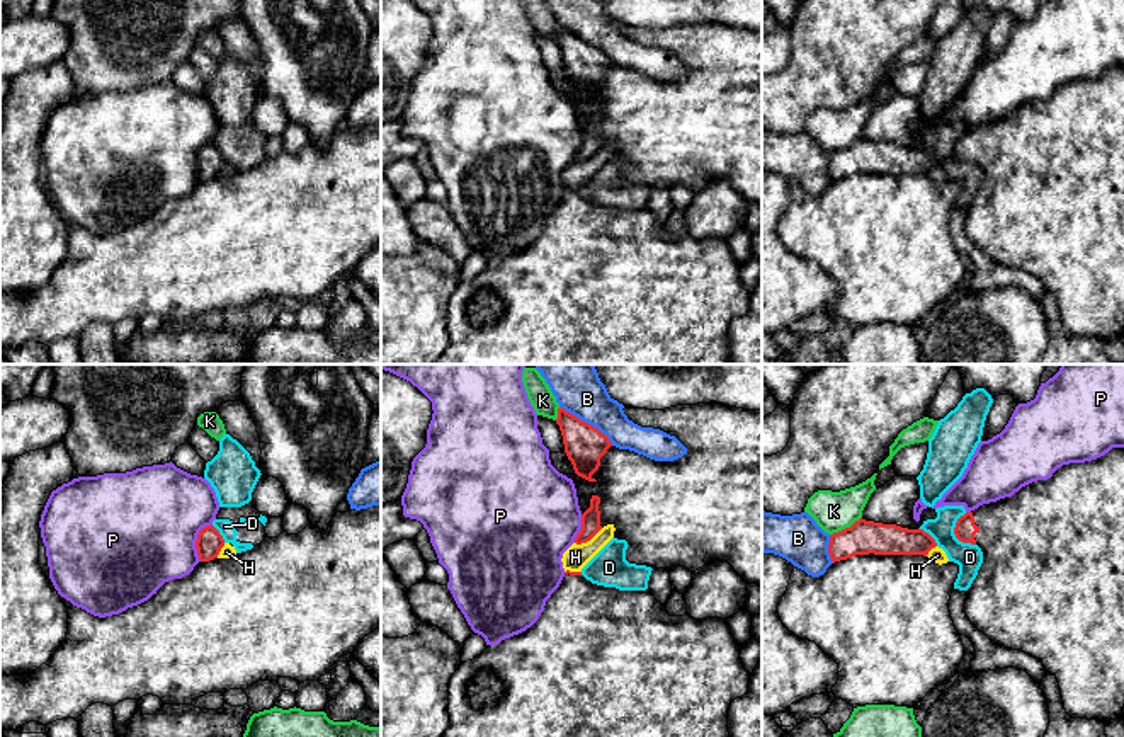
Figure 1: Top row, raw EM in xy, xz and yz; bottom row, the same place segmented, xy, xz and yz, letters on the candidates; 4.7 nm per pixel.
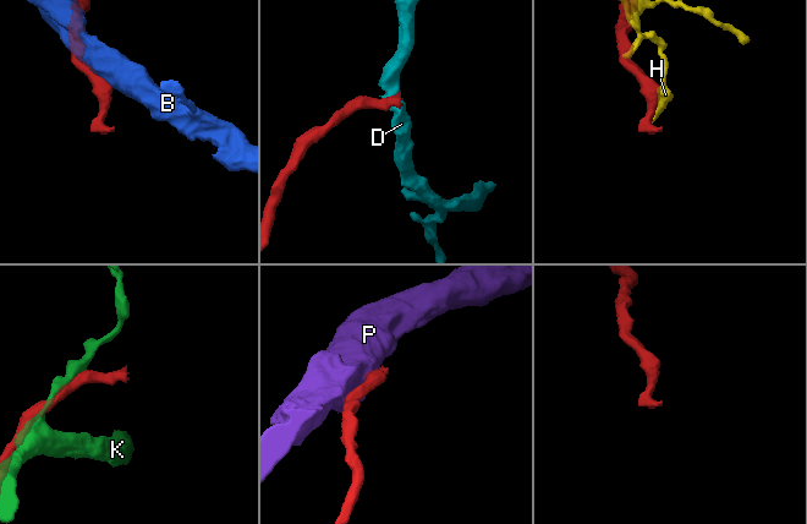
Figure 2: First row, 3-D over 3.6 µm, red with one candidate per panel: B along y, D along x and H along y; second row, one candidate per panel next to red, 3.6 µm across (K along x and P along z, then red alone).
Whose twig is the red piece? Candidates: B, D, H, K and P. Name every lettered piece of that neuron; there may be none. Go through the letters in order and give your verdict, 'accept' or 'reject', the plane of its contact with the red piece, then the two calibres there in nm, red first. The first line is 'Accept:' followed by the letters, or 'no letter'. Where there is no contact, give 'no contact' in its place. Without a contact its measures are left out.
Accept: no letter
B: reject; meets red in xz; 190 nm thick on the red side, 190 nm on the other
D: reject; meets red in yz; 100 nm thick on the red side, 130 nm on the other
H: reject; meets red in xz; 100 nm thick on the red side, 110 nm on the other
K: reject; meets red in yz; 160 nm thick on the red side, 190 nm on the other
P: reject; meets red in xy; 120 nm thick on the red side, 480 nm on the other

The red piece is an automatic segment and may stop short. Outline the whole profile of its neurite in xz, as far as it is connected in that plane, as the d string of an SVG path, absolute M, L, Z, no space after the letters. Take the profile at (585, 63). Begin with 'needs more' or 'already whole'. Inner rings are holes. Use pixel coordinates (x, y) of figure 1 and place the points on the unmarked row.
already whole | M561 26L558 27L556 43L575 92L588 100L597 100L592 94L599 89L600 77L612 65L609 56Z

